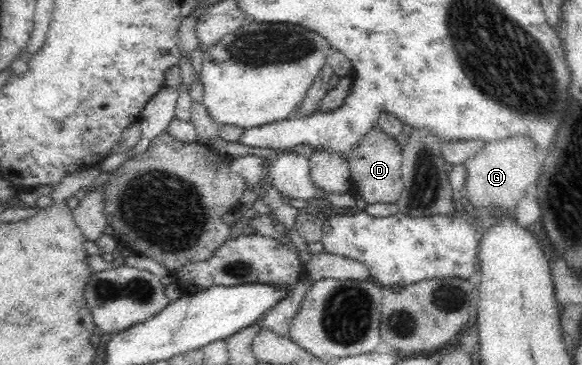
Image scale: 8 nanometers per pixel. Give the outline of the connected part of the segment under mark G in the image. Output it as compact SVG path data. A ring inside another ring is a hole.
M523 136L487 142L479 153L463 163L465 183L462 194L469 204L477 209L508 211L517 209L518 201L526 194L529 186L537 183L539 177L539 155L533 143Z

